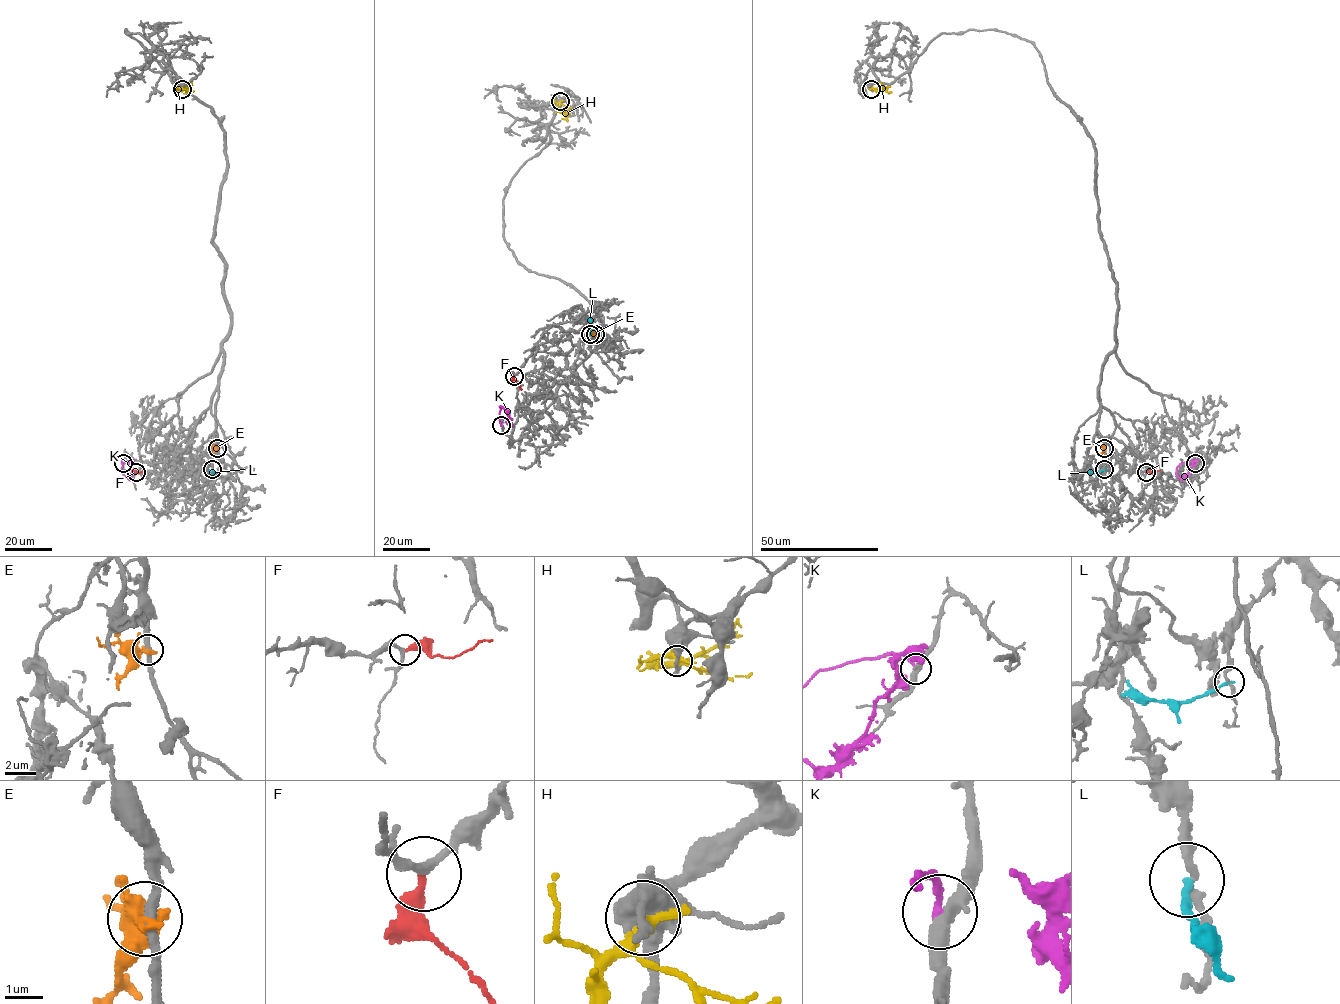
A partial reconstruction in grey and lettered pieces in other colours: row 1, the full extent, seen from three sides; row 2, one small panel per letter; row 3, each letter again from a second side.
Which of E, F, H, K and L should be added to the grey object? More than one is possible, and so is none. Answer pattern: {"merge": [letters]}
{"merge": []}

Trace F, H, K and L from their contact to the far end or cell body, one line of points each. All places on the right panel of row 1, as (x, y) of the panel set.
F: (1146, 472), (1159, 470)
H: (871, 89), (885, 88), (888, 93)
K: (1196, 463), (1181, 463), (1176, 474), (1183, 477), (1197, 460)
L: (1104, 470), (1093, 473), (1088, 469)

